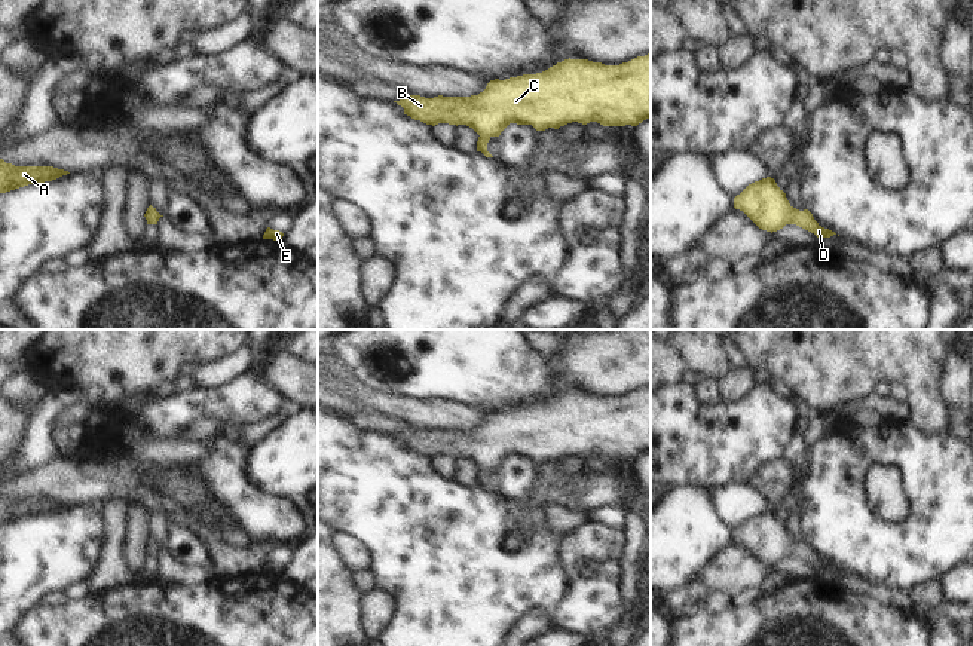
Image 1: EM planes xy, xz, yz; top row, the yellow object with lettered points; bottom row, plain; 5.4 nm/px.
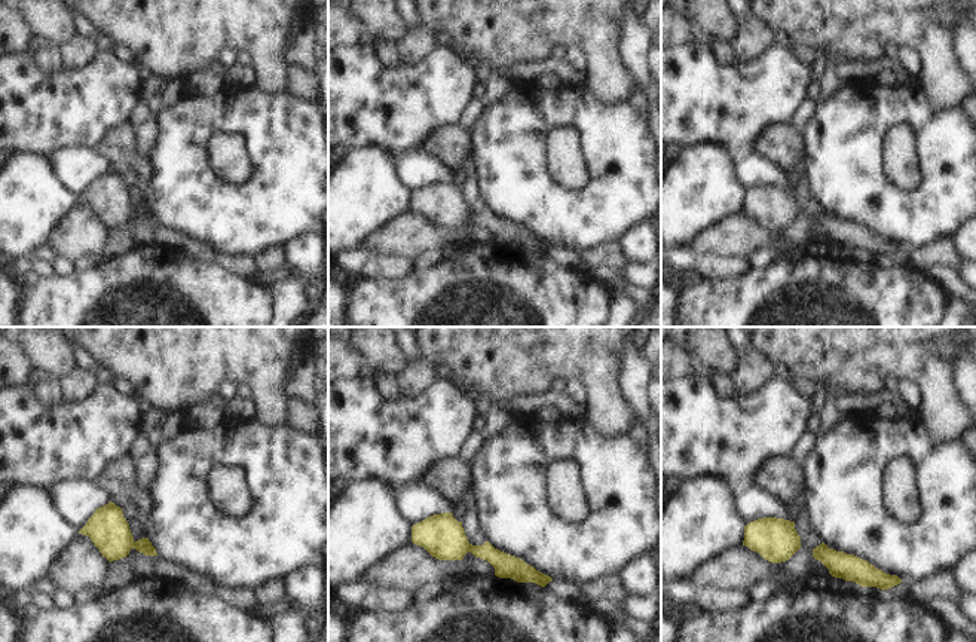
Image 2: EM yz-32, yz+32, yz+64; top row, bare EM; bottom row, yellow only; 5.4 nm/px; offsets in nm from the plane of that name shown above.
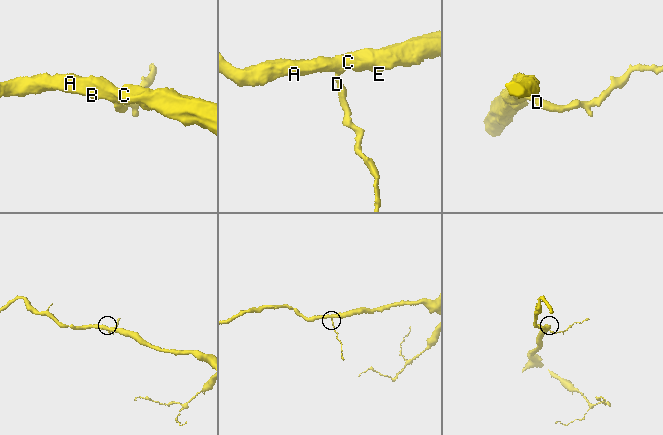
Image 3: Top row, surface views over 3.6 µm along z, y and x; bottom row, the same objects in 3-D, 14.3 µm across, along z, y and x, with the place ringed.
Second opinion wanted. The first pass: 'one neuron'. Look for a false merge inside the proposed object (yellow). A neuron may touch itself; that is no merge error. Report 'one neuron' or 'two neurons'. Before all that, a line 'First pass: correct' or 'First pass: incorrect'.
First pass: correct
one neuron

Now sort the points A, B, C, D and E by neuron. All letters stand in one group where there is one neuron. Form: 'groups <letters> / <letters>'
groups A B C D E

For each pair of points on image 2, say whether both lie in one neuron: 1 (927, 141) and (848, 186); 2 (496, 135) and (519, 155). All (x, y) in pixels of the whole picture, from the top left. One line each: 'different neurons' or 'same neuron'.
1: same neuron
2: same neuron

